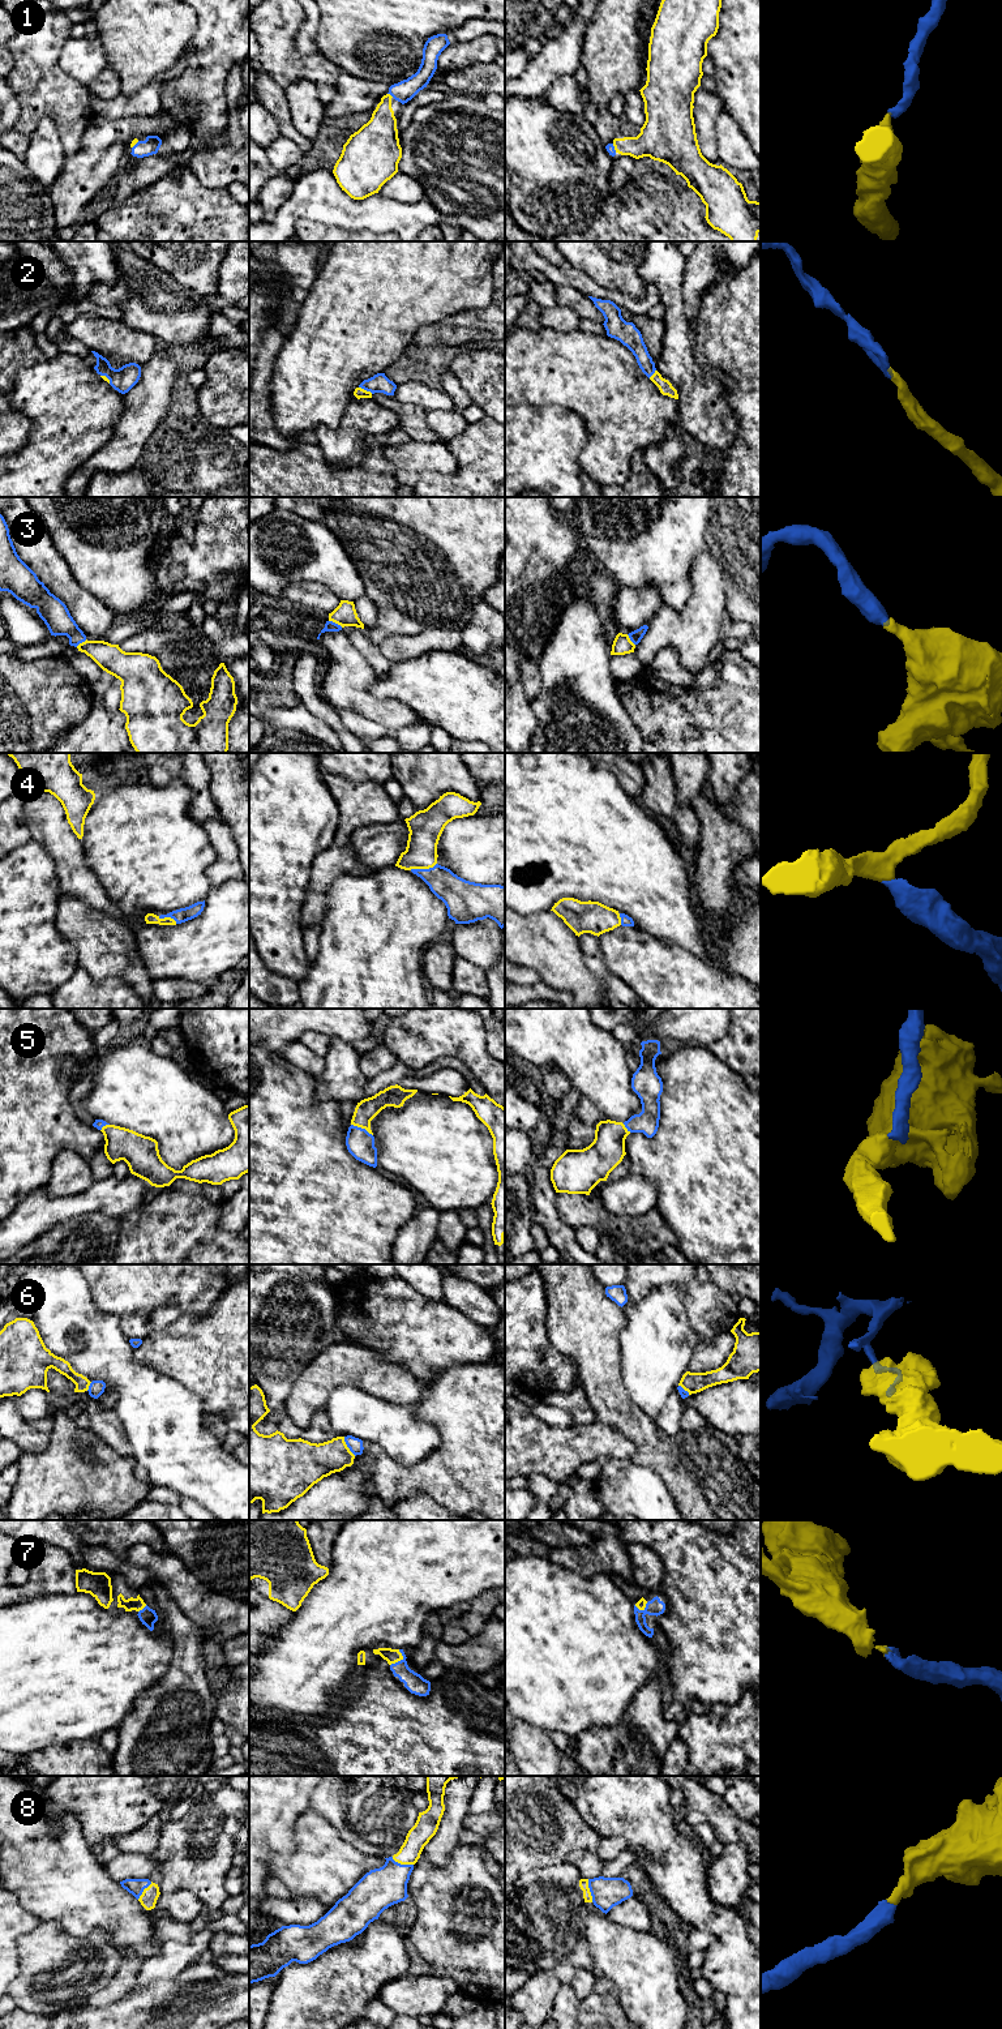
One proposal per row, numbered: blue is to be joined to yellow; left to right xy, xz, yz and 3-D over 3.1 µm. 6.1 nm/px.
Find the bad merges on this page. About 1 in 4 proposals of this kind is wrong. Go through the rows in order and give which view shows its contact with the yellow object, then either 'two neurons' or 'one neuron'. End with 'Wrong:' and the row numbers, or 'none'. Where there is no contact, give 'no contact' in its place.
1: xz | one neuron
2: xz | one neuron
3: xz | one neuron
4: xz | one neuron
5: xz | one neuron
6: xz | two neurons
7: xz | one neuron
8: yz | one neuron
Wrong: 6

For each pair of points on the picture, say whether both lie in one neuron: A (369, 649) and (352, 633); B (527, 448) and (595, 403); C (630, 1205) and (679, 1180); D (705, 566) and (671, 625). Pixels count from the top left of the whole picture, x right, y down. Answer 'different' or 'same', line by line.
A: same
B: different
C: different
D: same

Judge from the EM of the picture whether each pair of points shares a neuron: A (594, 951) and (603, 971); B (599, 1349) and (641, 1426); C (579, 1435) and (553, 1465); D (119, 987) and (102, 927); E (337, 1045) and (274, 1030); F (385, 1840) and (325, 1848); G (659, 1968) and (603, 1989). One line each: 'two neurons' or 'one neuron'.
A: one neuron
B: one neuron
C: one neuron
D: two neurons
E: two neurons
F: two neurons
G: two neurons

